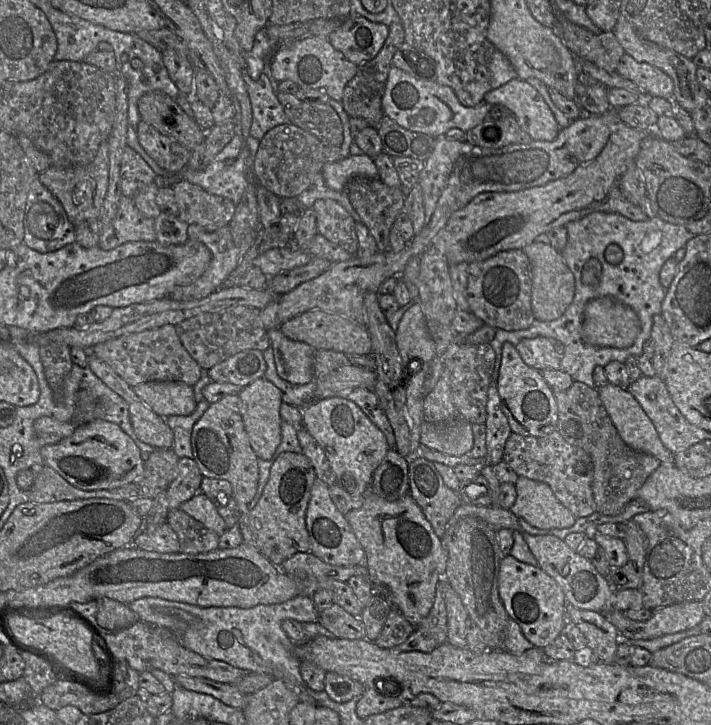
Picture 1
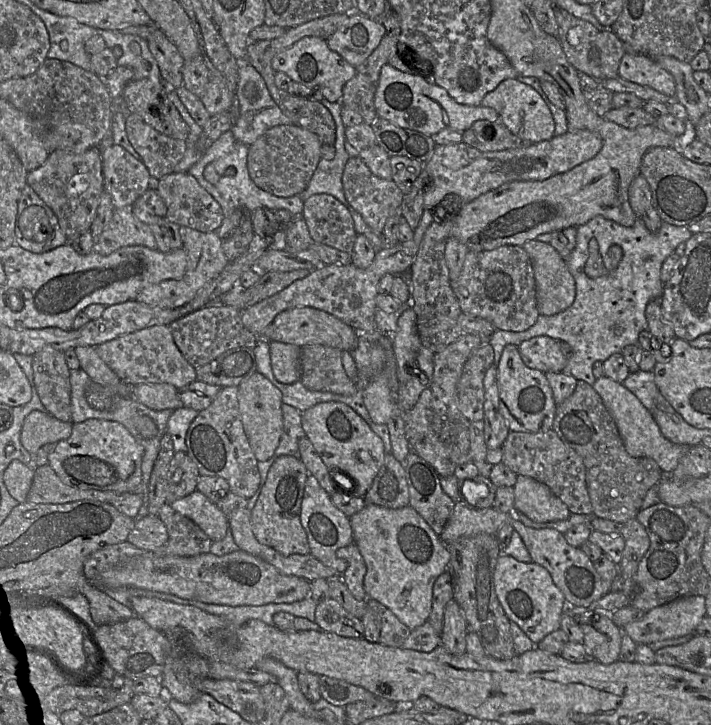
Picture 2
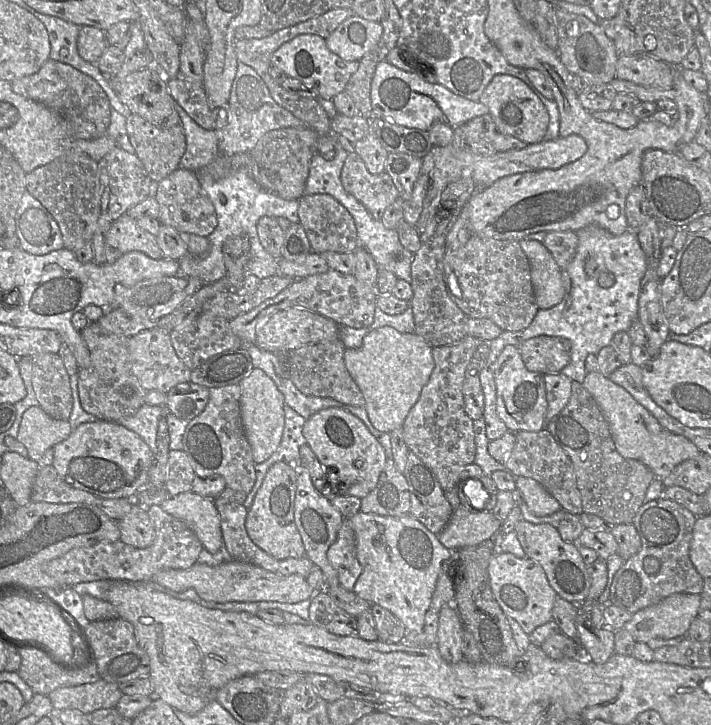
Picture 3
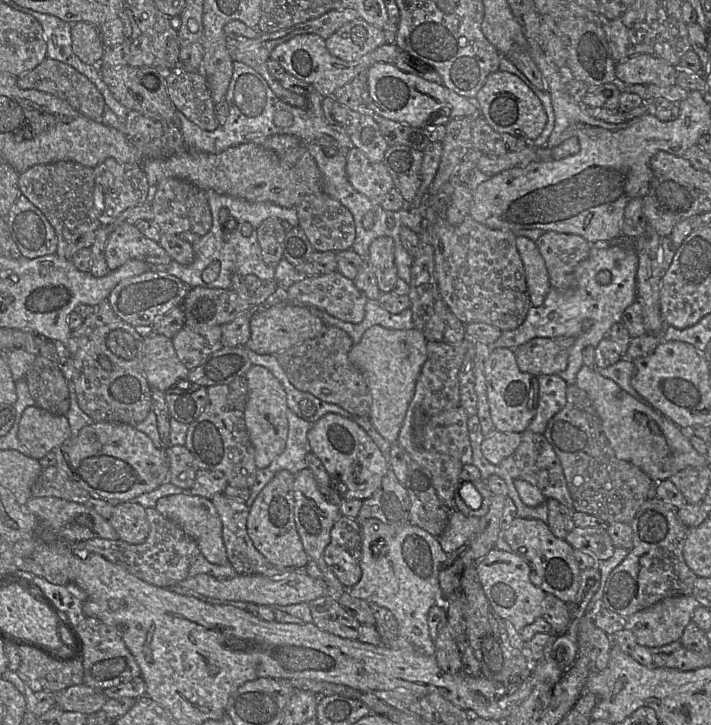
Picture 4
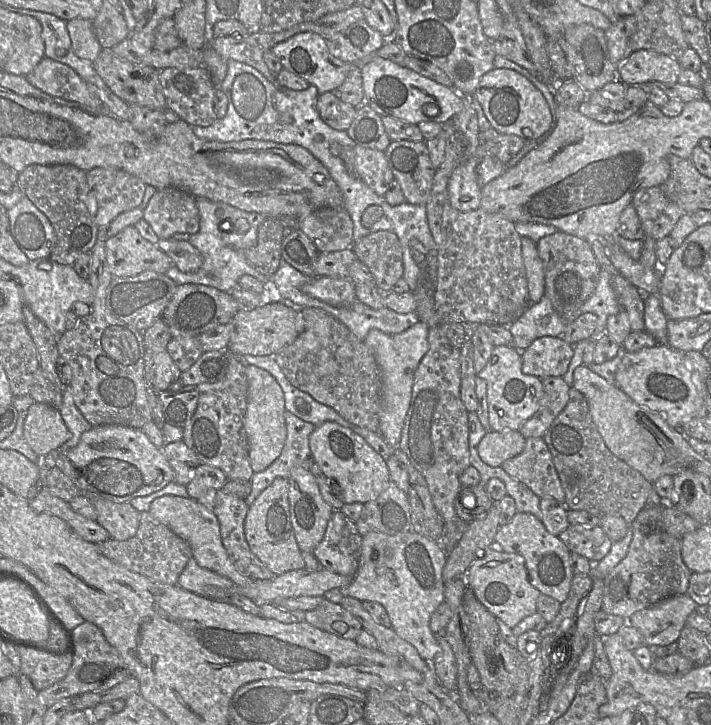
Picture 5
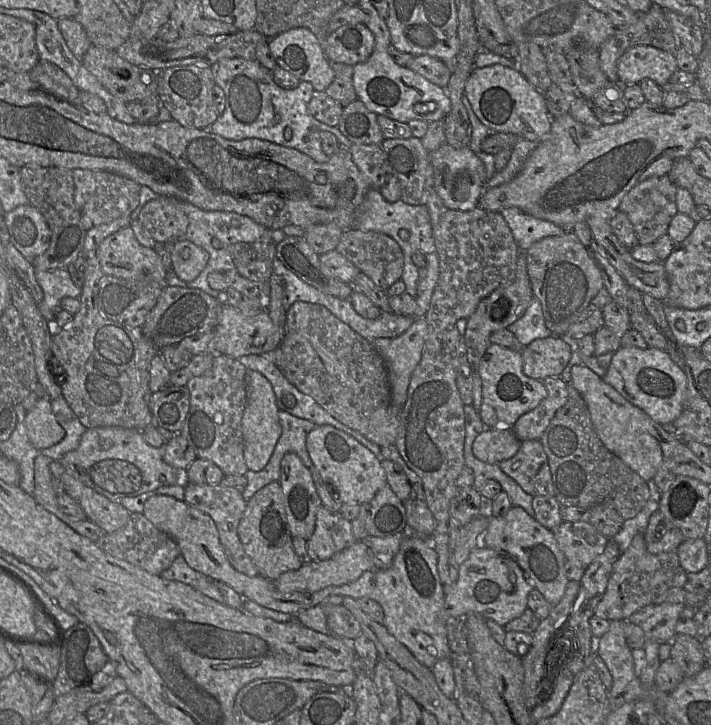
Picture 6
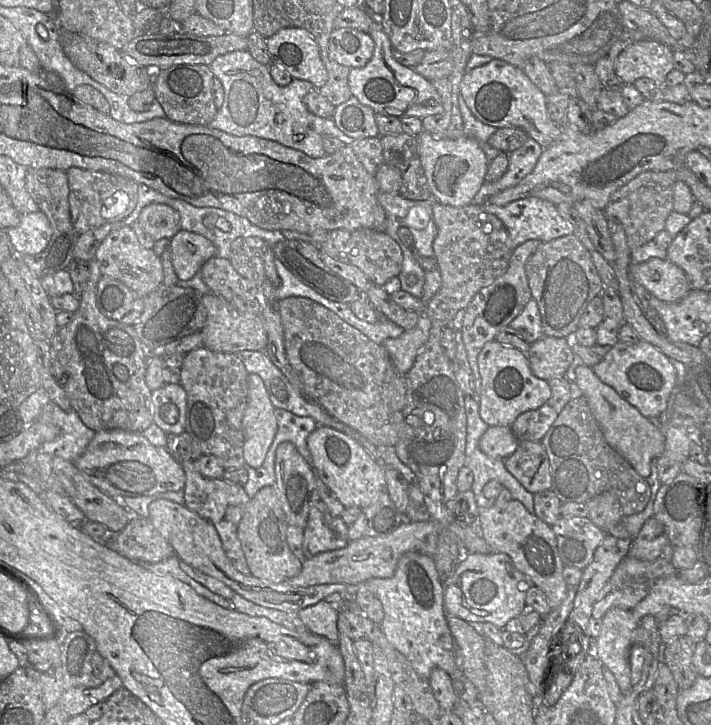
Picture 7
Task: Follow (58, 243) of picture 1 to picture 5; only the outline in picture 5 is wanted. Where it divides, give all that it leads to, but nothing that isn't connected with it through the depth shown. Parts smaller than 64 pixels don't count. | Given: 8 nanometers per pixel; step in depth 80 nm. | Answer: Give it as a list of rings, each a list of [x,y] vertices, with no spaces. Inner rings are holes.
[[[26,197],[7,210],[10,235],[30,261],[49,257],[55,232],[47,217]]]

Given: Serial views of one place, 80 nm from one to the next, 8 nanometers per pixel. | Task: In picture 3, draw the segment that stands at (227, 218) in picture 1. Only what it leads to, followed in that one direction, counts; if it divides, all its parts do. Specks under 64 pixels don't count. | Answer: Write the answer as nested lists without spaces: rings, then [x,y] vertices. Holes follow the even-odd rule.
[[[179,167],[159,182],[155,198],[159,204],[159,222],[176,229],[180,233],[187,232],[208,237],[217,227],[218,220],[215,207],[194,171]]]

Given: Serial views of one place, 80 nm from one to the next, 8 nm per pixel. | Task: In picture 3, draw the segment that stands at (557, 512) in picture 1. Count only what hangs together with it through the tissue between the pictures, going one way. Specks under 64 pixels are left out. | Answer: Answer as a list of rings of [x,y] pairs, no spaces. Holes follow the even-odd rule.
[[[518,476],[515,482],[516,491],[534,515],[549,516],[562,509],[560,503],[536,480]]]

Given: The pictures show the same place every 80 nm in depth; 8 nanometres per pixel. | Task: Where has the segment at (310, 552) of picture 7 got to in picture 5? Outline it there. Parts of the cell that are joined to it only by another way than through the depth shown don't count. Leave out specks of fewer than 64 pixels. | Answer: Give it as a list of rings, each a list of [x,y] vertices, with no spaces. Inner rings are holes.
[[[334,511],[327,525],[323,540],[314,549],[313,555],[321,566],[338,575],[354,578],[357,574],[362,547],[362,536],[356,523],[340,511]]]

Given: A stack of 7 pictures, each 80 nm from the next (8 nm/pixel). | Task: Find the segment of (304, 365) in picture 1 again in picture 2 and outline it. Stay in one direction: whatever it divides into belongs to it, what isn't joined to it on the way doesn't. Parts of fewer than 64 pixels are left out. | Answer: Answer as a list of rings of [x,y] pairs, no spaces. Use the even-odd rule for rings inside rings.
[[[277,341],[268,342],[271,366],[275,378],[283,384],[293,384],[300,380],[301,348]]]

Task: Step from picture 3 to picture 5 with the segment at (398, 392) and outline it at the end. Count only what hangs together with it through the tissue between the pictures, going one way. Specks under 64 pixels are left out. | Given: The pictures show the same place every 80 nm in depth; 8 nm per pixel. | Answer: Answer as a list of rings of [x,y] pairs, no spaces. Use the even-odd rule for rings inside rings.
[[[418,321],[398,334],[386,334],[372,329],[363,340],[373,352],[382,378],[379,433],[393,449],[399,449],[401,432],[412,396],[414,373],[428,350],[428,328],[427,324]]]

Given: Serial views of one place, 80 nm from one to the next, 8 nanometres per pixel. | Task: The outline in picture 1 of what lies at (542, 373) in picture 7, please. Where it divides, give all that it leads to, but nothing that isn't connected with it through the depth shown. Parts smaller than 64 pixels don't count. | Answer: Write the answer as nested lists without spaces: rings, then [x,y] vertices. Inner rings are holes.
[[[537,336],[524,338],[515,346],[522,360],[530,367],[542,372],[561,369],[561,358],[554,348],[555,339]]]

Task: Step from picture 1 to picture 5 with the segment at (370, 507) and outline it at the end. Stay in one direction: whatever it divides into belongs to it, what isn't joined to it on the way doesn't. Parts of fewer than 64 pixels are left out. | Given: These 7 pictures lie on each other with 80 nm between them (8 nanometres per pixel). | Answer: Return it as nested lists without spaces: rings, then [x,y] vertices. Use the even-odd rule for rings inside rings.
[[[413,530],[396,535],[372,531],[362,536],[357,574],[341,591],[344,597],[349,596],[361,602],[372,601],[381,604],[387,611],[391,628],[396,634],[415,647],[422,659],[432,663],[440,652],[440,645],[439,637],[430,629],[430,618],[438,606],[446,602],[442,571],[447,558],[448,552],[442,549],[439,542]]]

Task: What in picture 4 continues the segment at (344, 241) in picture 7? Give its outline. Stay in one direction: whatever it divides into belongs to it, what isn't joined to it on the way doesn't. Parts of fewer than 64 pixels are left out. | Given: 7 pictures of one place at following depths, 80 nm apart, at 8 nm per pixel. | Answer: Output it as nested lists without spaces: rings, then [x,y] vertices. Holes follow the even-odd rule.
[[[389,236],[375,239],[366,260],[373,269],[381,293],[391,292],[398,279],[393,239]]]

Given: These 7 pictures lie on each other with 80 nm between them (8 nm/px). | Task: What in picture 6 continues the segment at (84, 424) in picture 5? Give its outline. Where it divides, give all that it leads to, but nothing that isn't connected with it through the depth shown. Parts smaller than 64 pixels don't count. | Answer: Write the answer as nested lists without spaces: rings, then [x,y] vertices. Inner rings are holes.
[[[63,396],[52,400],[51,404],[53,413],[65,430],[66,436],[58,444],[41,450],[40,454],[54,461],[59,461],[66,453],[78,447],[81,437],[87,431],[87,428],[80,422]]]

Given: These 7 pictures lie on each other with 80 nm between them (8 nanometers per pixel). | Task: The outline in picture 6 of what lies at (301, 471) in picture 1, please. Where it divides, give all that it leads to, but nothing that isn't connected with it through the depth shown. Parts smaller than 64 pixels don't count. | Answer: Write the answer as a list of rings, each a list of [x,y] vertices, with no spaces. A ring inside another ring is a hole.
[[[280,482],[270,483],[249,500],[238,535],[246,554],[258,569],[258,576],[274,582],[283,573],[298,570],[304,564],[293,549],[293,536],[288,526]]]

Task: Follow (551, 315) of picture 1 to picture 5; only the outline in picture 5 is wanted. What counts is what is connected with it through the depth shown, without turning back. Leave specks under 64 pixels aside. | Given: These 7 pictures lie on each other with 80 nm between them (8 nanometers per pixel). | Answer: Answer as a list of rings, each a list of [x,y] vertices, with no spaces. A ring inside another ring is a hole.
[[[528,237],[521,239],[521,252],[525,266],[529,304],[538,302],[545,291],[544,267],[534,241]]]

